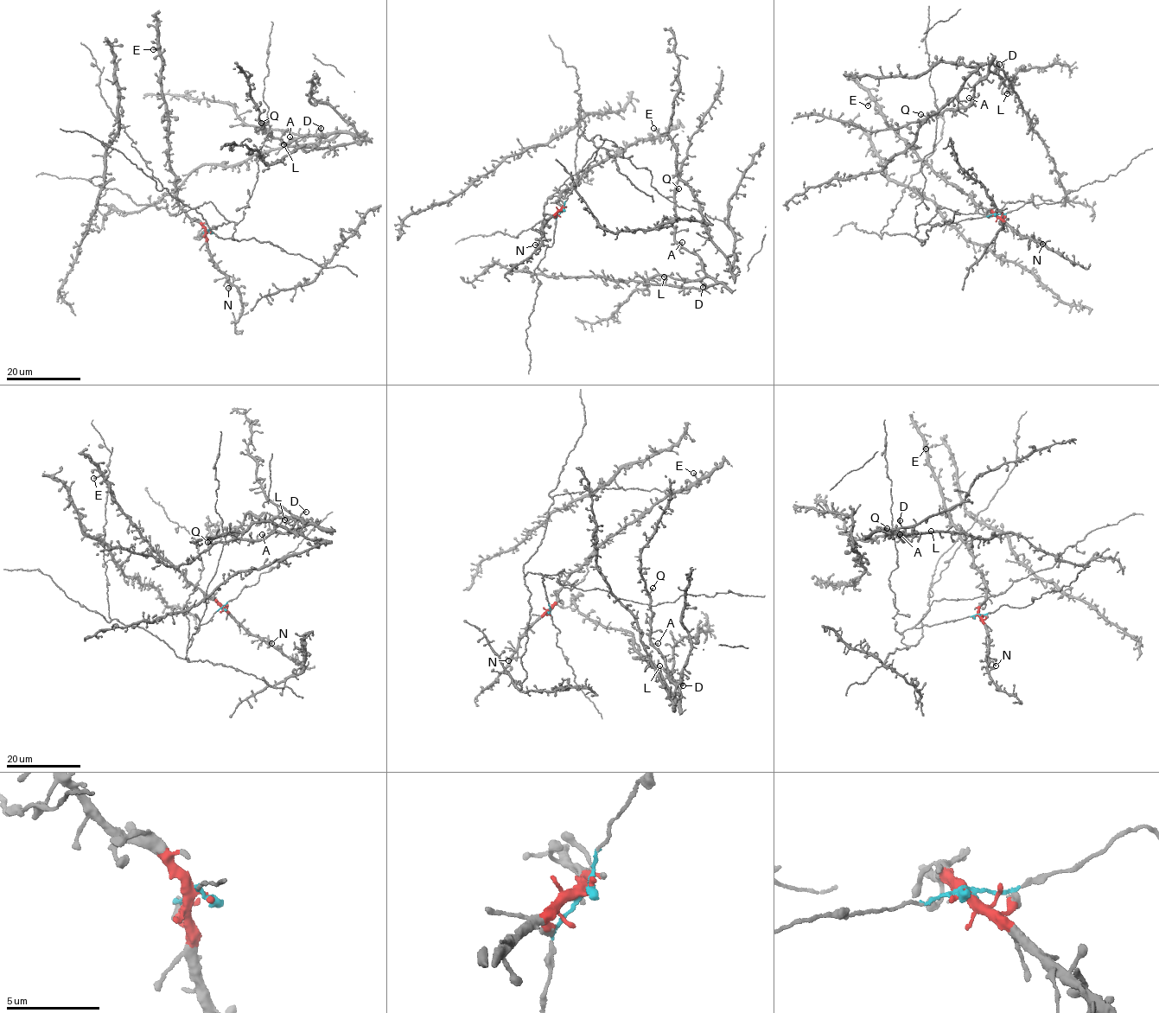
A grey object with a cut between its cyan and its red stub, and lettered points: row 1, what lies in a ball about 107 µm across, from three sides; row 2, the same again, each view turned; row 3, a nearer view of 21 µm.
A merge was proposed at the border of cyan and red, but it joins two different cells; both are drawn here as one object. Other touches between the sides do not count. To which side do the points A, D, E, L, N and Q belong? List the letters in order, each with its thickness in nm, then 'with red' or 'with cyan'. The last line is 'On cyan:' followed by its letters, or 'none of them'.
A: 320 nm thick; with cyan
D: 380 nm thick; with cyan
E: 400 nm thick; with red
L: 400 nm thick; with cyan
N: 280 nm thick; with red
Q: 320 nm thick; with cyan
On cyan: A, D, L, Q

